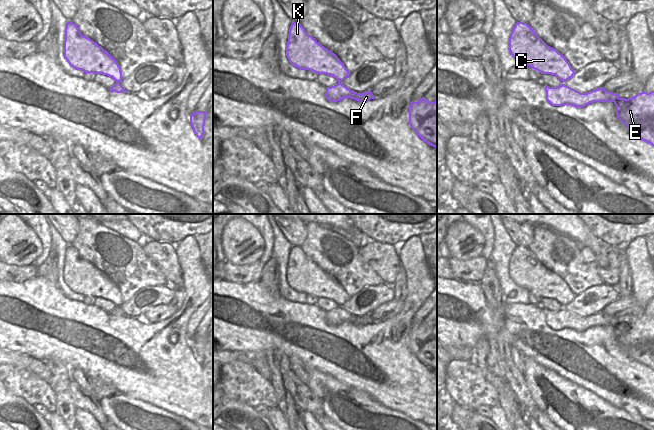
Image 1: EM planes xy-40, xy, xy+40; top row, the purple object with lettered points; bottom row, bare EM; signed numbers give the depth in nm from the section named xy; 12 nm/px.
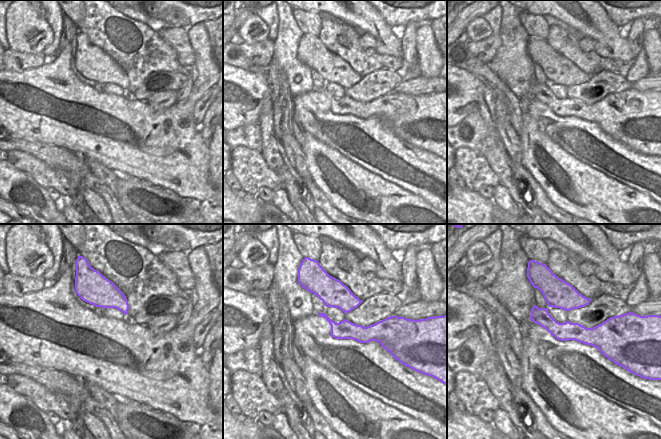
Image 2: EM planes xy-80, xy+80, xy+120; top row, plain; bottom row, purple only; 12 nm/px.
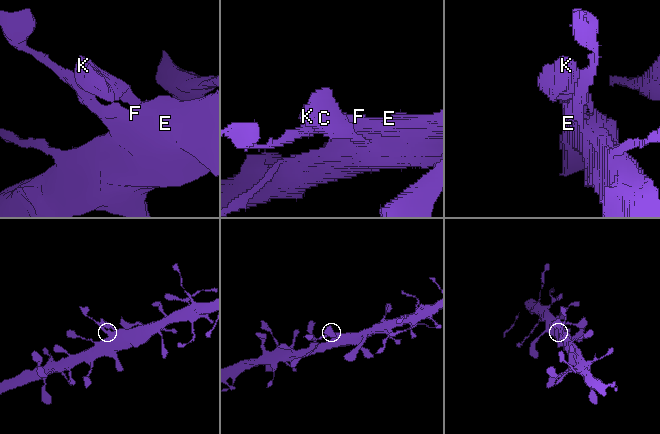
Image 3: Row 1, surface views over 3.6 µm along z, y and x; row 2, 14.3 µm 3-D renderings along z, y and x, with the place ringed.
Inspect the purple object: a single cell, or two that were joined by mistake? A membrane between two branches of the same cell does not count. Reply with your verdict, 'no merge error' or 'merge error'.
no merge error

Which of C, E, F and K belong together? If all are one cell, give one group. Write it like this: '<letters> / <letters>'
C E F K

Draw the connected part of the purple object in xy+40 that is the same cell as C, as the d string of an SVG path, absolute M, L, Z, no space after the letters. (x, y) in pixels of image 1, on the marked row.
M527 23L515 24L509 38L509 51L517 62L541 74L555 75L562 81L556 87L545 86L546 100L552 106L585 107L593 102L613 102L617 118L629 132L654 146L654 91L643 91L626 99L603 87L581 93L565 85L564 82L572 78L575 71L566 58L548 46Z

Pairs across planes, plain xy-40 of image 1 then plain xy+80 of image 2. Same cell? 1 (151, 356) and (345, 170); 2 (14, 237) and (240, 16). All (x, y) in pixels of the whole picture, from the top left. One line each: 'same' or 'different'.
1: different
2: different

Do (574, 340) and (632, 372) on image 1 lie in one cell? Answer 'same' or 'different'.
same

